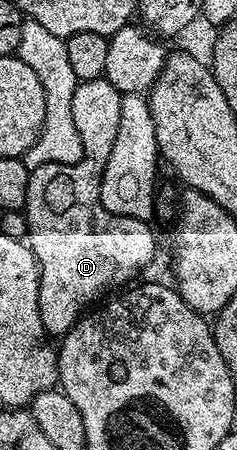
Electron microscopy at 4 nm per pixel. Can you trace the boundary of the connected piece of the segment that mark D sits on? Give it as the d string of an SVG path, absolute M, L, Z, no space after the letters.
M105 77L81 80L72 97L72 119L76 124L76 131L80 133L82 159L70 164L48 162L30 170L22 212L26 218L26 242L41 269L38 298L41 323L46 333L52 337L66 335L89 307L96 303L96 299L101 300L104 297L102 295L113 286L129 284L132 281L130 279L140 274L156 255L156 237L147 220L113 214L104 209L103 202L100 201L104 169L107 168L109 154L112 153L113 142L116 141L120 127L122 97L123 94Z

